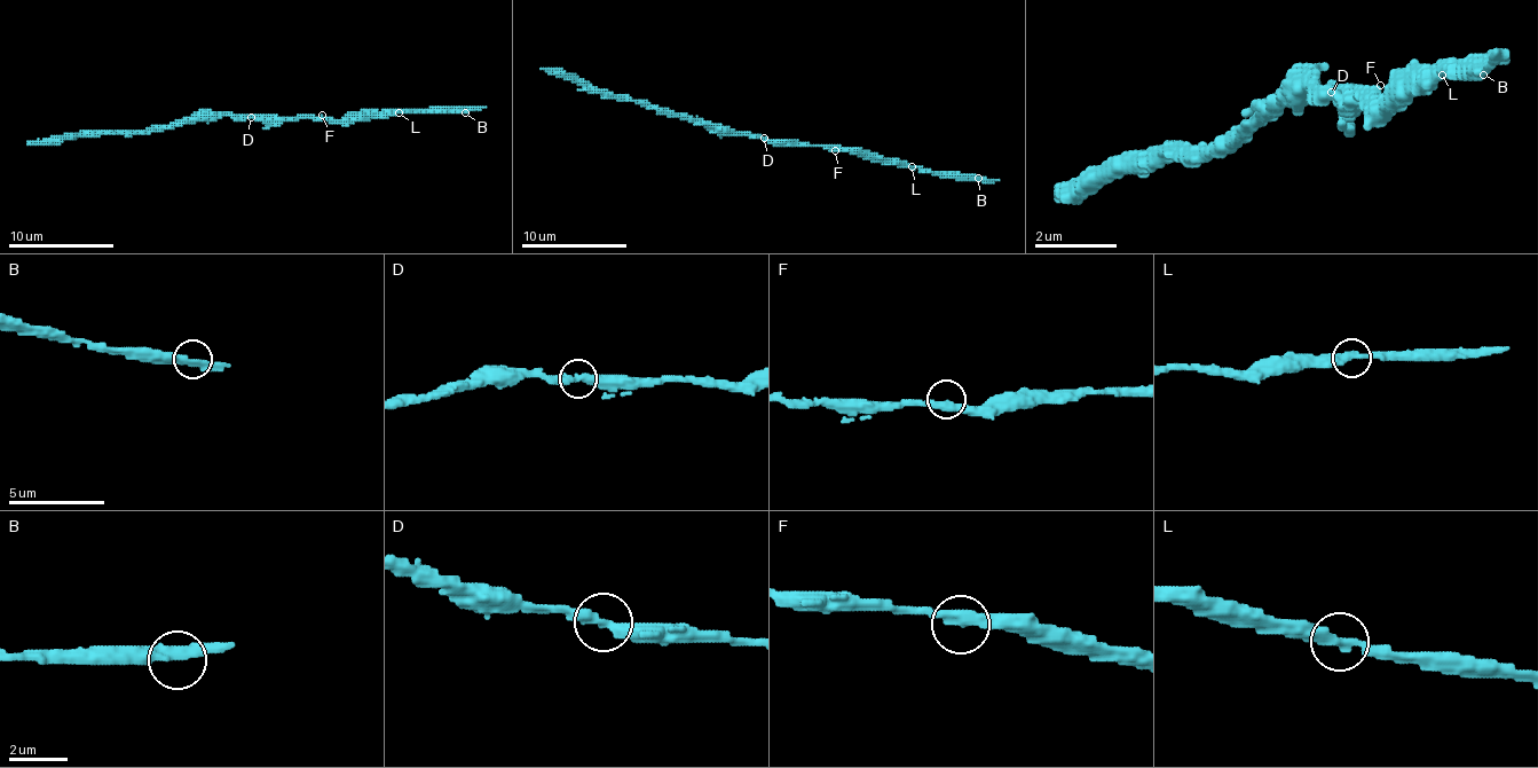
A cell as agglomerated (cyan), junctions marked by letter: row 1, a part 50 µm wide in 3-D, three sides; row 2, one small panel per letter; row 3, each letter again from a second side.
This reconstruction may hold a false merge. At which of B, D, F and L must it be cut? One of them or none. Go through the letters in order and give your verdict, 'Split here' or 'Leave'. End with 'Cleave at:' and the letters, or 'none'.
B: Leave
D: Leave
F: Leave
L: Leave
Cleave at: none

